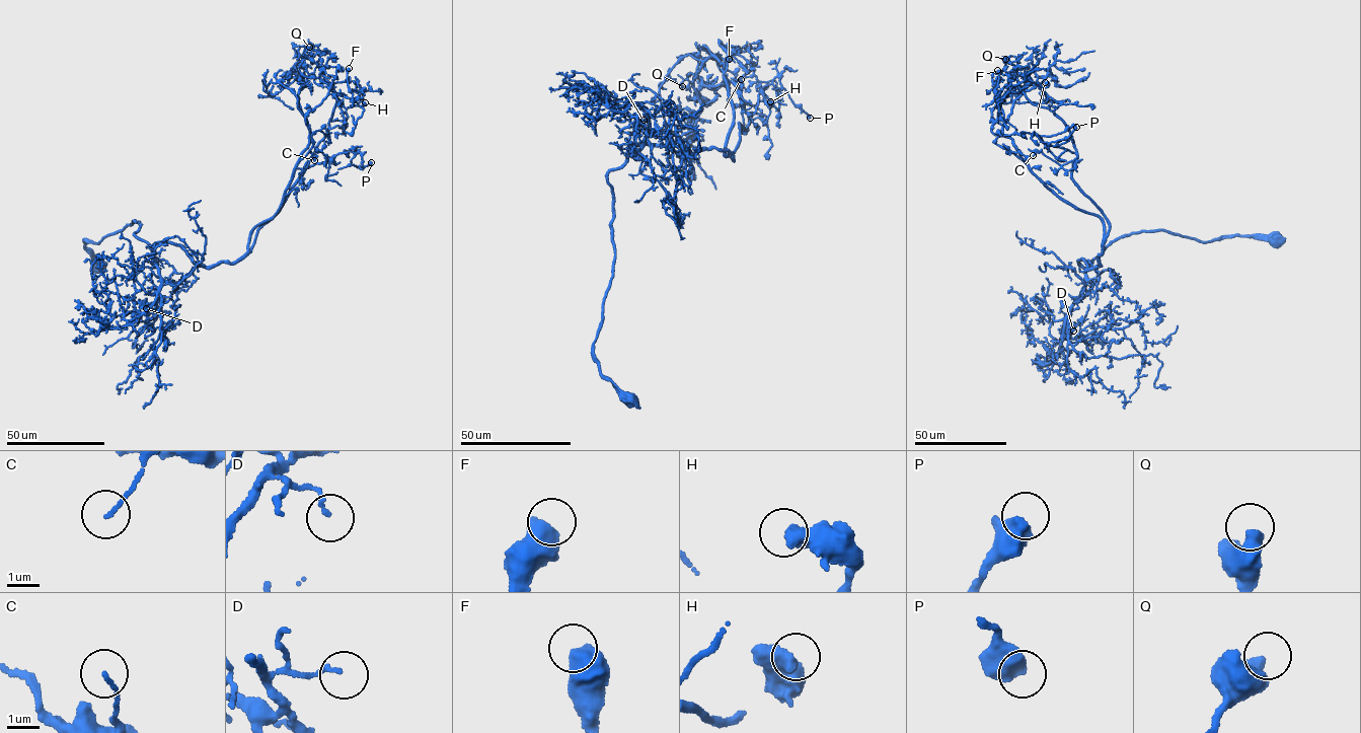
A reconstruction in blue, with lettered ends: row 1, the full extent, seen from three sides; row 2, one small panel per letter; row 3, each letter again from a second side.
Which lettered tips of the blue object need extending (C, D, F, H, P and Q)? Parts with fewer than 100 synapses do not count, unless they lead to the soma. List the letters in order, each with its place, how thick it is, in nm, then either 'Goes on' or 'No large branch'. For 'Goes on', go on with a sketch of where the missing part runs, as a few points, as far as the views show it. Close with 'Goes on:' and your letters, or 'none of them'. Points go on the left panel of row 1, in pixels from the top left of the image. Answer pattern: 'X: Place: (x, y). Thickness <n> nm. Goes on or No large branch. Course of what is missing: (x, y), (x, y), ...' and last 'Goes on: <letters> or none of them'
C: Place: (314, 160). Thickness 110 nm. No large branch
D: Place: (146, 308). Thickness 110 nm. No large branch
F: Place: (349, 68). Thickness 650 nm. No large branch
H: Place: (365, 102). Thickness 400 nm. No large branch
P: Place: (371, 162). Thickness 550 nm. No large branch
Q: Place: (309, 47). Thickness 550 nm. No large branch
Goes on: none of them

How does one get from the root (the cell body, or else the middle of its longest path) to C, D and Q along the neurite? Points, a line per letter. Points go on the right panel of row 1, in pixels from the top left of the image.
C: (1276, 239), (1132, 232), (1085, 268), (1082, 258), (1086, 270), (1101, 265), (1108, 221), (1072, 160), (1033, 155)
D: (1276, 239), (1237, 235), (1205, 242), (1152, 230), (1118, 237), (1086, 269), (1063, 338), (1073, 331)
Q: (1276, 239), (1132, 232), (1086, 270), (1108, 221), (1072, 177), (1067, 127), (1000, 73), (1005, 59)

